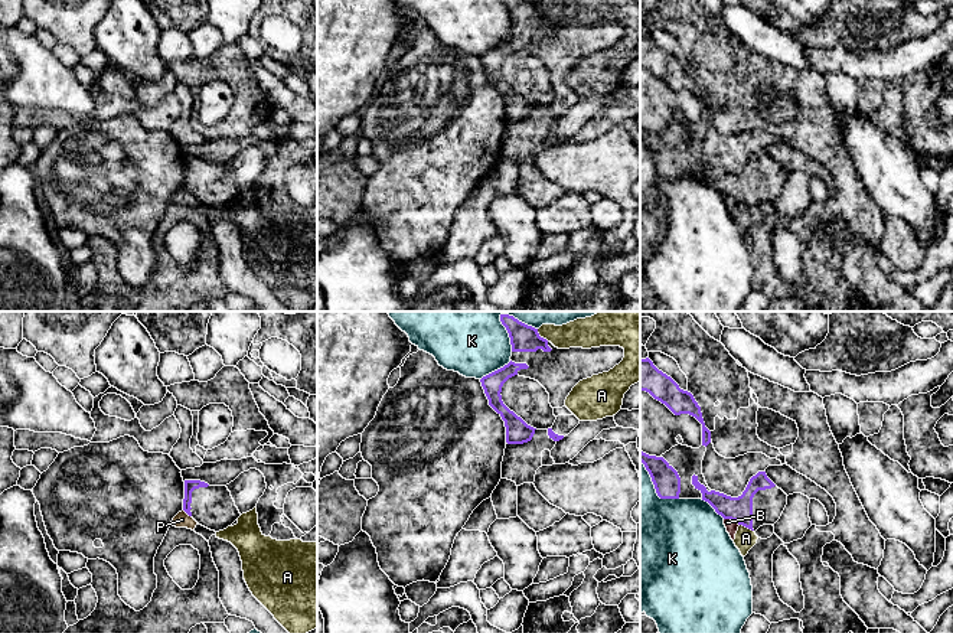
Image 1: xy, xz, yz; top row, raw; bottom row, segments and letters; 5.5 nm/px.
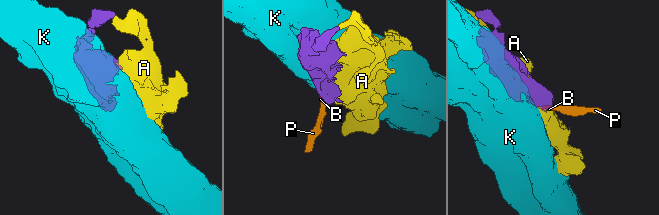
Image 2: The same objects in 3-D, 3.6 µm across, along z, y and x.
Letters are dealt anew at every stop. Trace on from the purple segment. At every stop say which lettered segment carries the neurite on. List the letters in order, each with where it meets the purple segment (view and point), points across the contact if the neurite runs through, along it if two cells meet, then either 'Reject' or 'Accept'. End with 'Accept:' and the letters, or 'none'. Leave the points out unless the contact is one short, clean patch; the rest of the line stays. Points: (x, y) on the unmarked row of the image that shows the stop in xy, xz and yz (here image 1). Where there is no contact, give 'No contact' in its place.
A: Touches purple at xz (539, 13). Reject
B: Touches purple at yz (731, 196). Boundary: yz (724, 195), (730, 195), (738, 202). Reject
K: Touches purple at xz (495, 48). Reject
P: Touches purple at xy (188, 191). Boundary: xy (183, 186), (191, 193). Reject
Accept: none

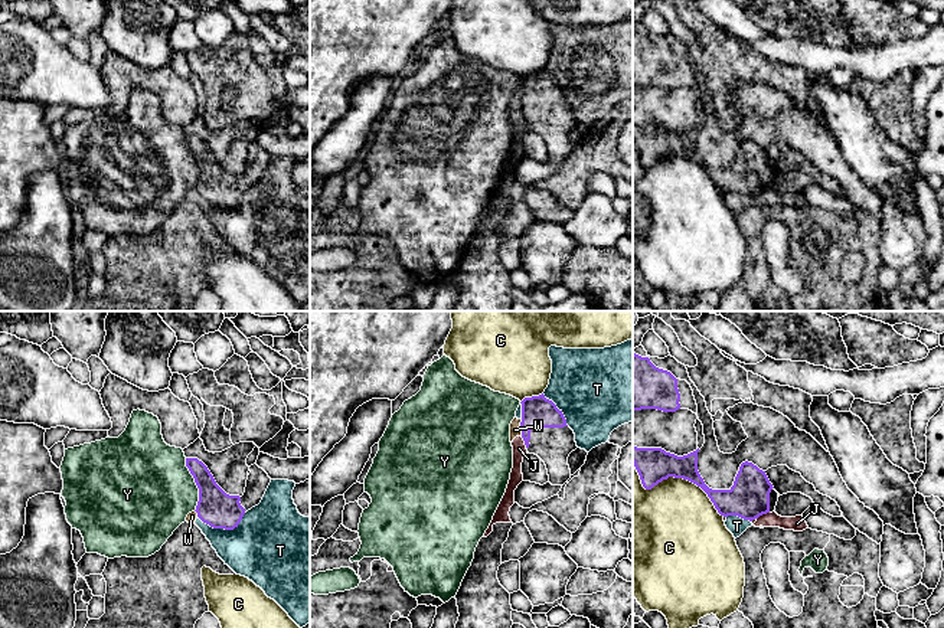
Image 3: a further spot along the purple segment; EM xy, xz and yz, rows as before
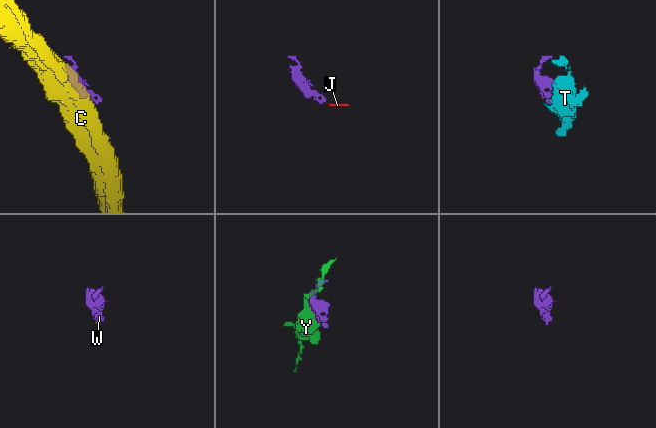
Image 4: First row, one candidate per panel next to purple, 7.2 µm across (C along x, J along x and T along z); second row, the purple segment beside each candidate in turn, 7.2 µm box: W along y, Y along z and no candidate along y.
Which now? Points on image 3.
C: Touches purple at yz (675, 154). Reject
J: Touches purple at yz (763, 190). Boundary: yz (768, 189), (757, 196). Reject
T: Touches purple at xy (222, 205). Reject
W: Touches purple at xz (521, 105). Boundary: xz (522, 97), (519, 104), (521, 113). Reject
Y: Touches purple at xy (196, 162). Reject
Accept: none

